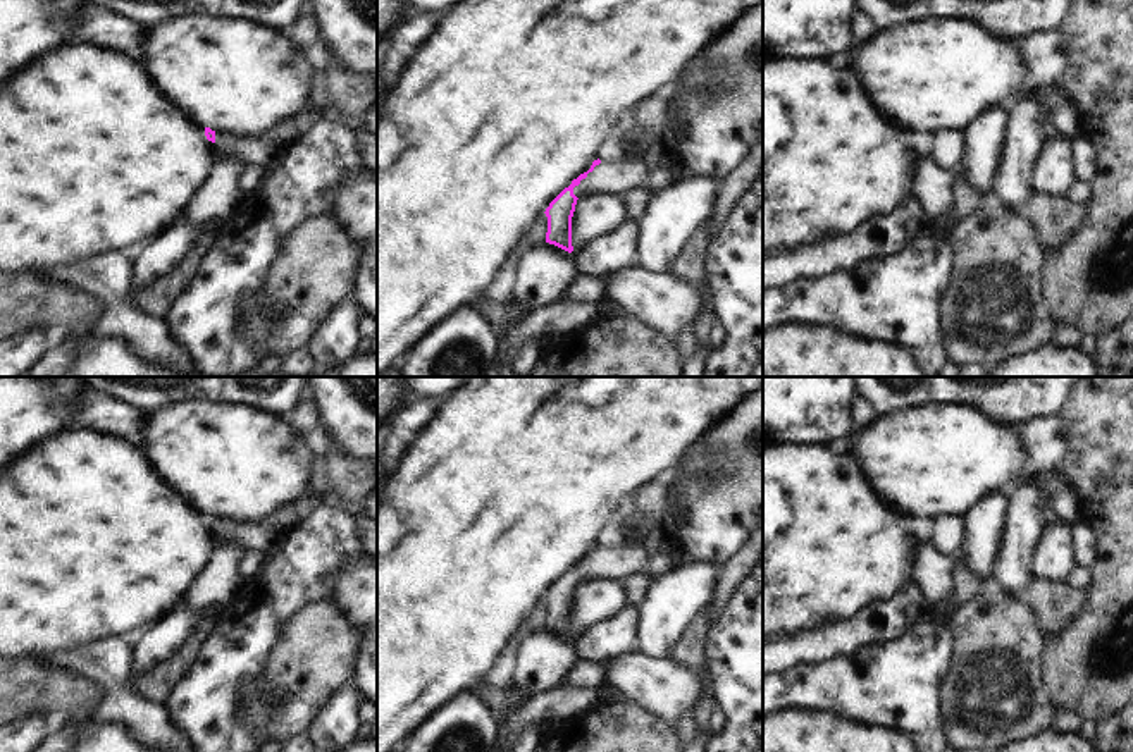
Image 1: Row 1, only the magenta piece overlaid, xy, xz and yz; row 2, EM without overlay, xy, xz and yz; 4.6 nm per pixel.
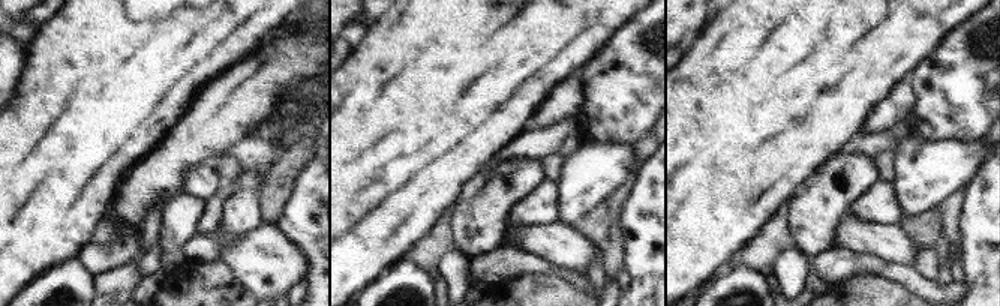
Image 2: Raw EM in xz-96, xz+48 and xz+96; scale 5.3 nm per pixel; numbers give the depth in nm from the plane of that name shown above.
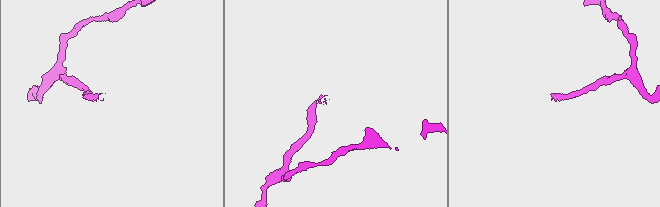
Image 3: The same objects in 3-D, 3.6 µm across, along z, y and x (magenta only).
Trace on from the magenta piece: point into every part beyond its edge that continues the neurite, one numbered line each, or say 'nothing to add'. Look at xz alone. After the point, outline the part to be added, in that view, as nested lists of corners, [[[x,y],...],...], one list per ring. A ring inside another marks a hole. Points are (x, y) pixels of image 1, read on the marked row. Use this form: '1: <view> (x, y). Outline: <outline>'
1: xz (660, 166). Outline: [[[670,136],[644,153],[625,155],[618,162],[601,162],[573,188],[573,194],[577,198],[597,193],[625,196],[630,189],[658,191],[694,176],[680,160],[678,141]]]

